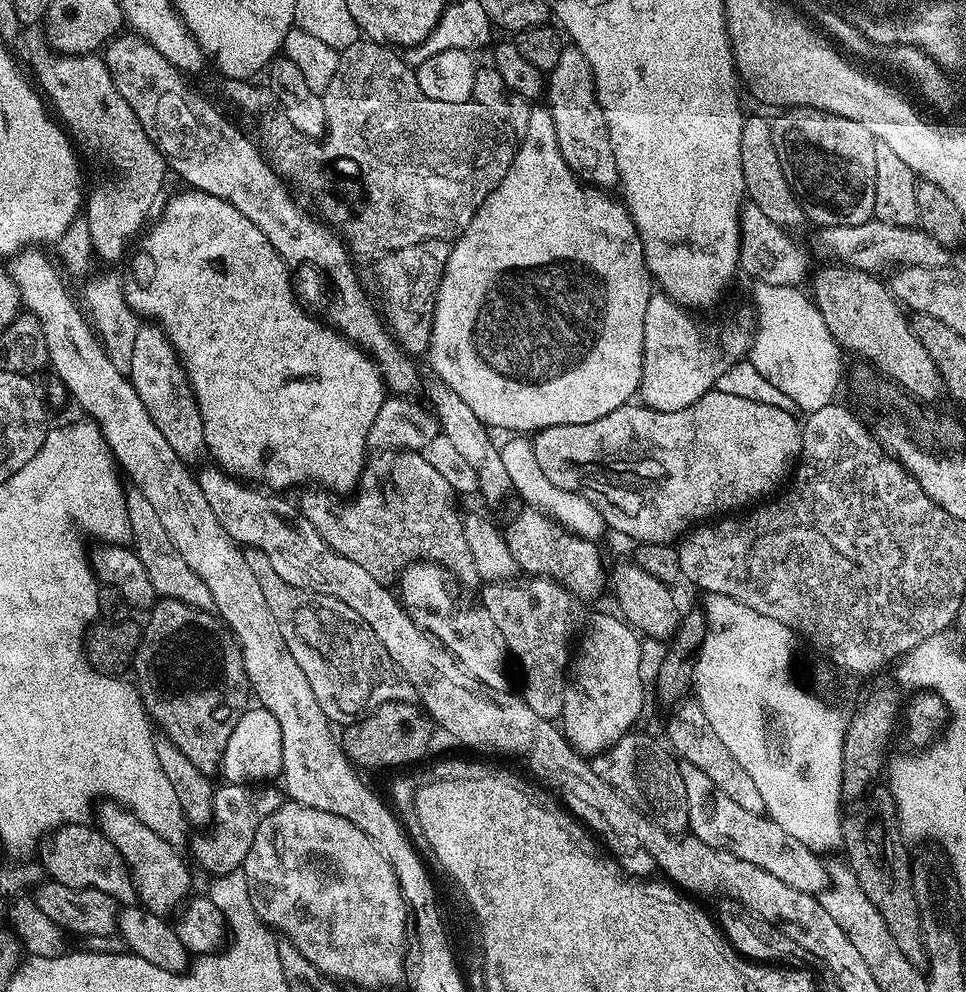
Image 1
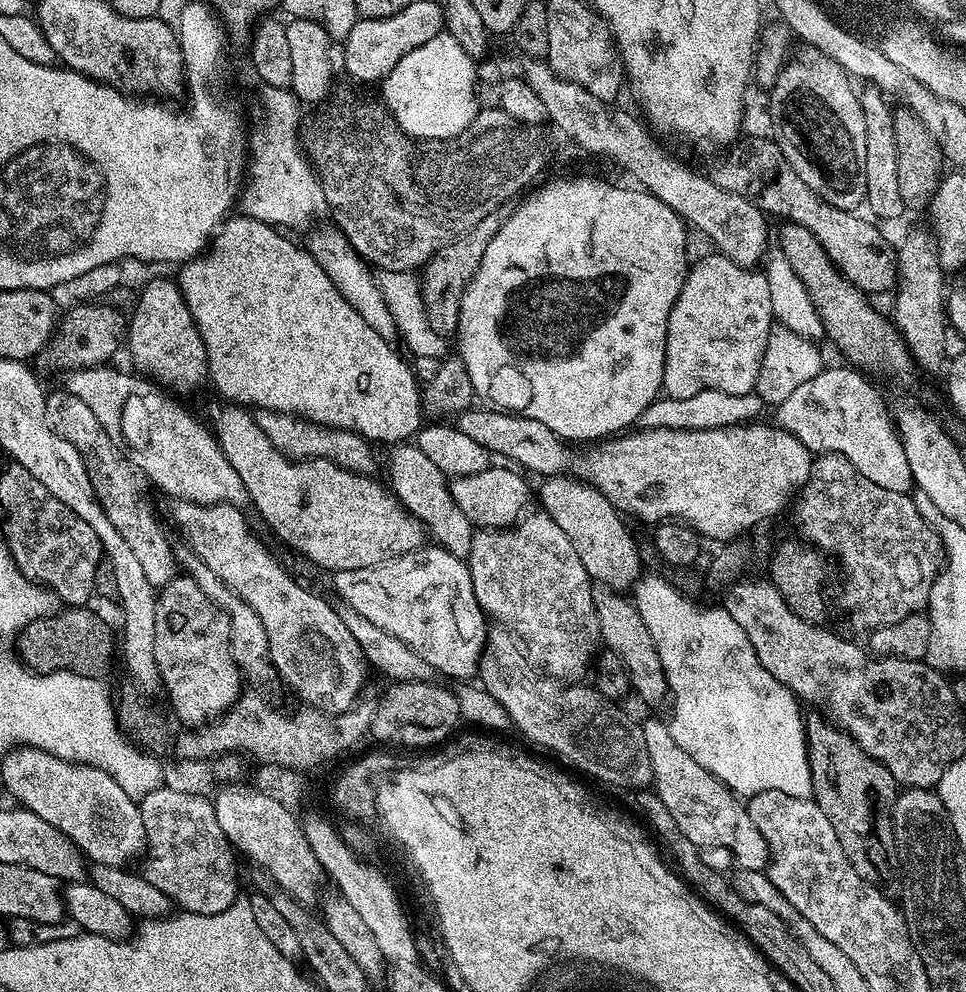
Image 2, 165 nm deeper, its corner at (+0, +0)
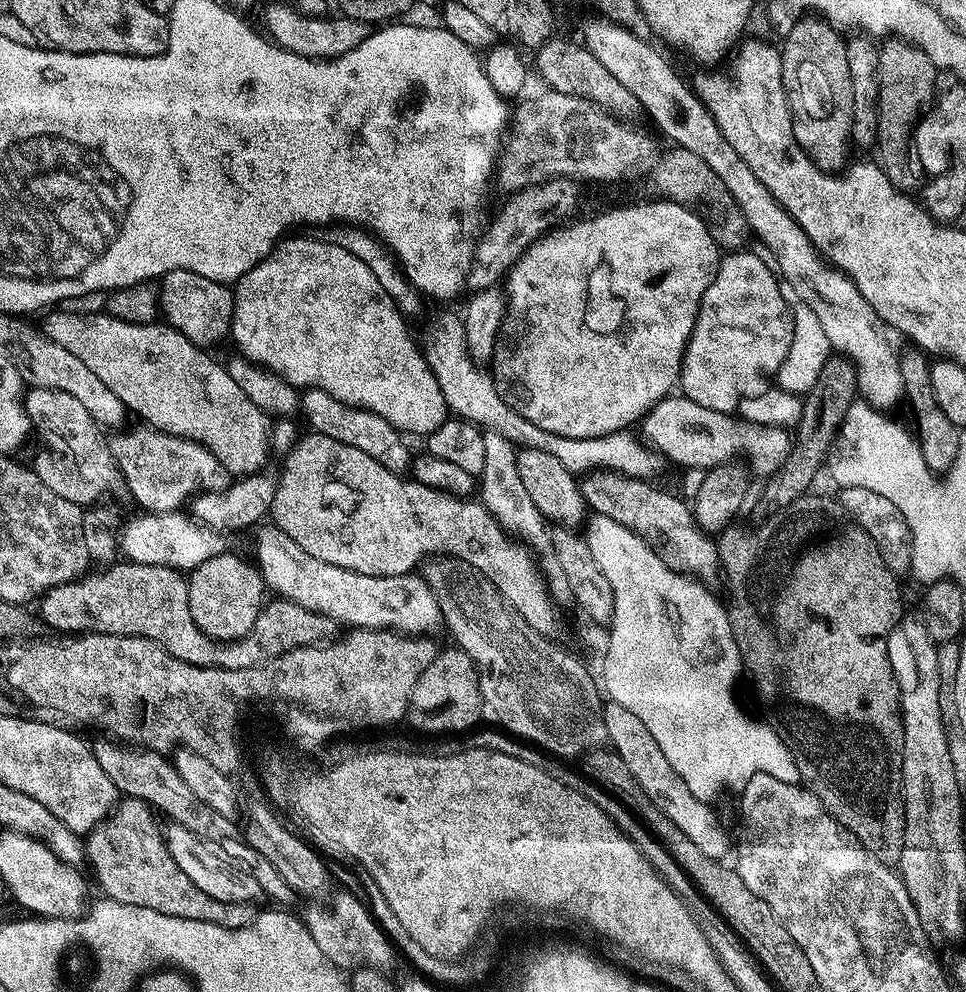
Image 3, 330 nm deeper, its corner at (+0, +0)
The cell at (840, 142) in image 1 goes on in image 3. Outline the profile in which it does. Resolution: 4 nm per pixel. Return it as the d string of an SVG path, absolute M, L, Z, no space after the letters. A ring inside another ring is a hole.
M801 18L788 36L783 37L780 61L784 97L788 99L788 109L792 115L792 133L798 146L824 172L839 173L849 163L848 148L850 149L852 144L852 95L845 37L823 18Z

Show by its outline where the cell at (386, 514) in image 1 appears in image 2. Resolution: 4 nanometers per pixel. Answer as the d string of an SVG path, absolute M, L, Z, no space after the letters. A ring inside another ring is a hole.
M260 410L255 413L258 426L278 446L280 452L292 458L311 458L321 456L332 460L338 466L348 468L351 472L375 473L376 456L372 453L373 445L356 432L345 432L342 428L328 428L305 420L302 416L291 416L288 412Z

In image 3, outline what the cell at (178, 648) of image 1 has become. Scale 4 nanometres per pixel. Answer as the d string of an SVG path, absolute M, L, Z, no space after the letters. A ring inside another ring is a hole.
M228 550L221 556L202 562L202 566L191 569L187 584L190 614L196 625L212 640L241 639L255 626L266 600L266 585L260 576L260 569L251 559L231 556Z

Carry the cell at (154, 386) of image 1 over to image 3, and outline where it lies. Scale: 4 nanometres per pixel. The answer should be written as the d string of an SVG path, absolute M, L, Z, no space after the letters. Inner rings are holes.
M174 270L159 277L160 312L163 319L174 330L186 334L190 342L208 350L211 344L227 337L232 330L232 298L233 289L227 284L219 284L210 278L202 278L202 274L194 274L190 270Z

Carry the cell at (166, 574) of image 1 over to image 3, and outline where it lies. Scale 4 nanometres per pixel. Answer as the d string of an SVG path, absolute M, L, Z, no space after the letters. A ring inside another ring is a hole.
M29 387L24 393L24 409L30 418L33 429L37 433L40 431L45 446L52 448L52 453L45 458L44 464L35 465L34 470L38 474L38 478L42 478L42 482L46 482L46 486L50 486L50 490L54 490L54 494L62 494L62 498L81 506L92 506L103 501L100 500L103 496L121 491L120 465L116 462L113 445L109 441L108 444L104 441L105 429L97 424L94 418L90 418L90 410L86 410L86 406L82 406L82 402L78 402L78 398L74 398L74 394L66 394L49 388Z

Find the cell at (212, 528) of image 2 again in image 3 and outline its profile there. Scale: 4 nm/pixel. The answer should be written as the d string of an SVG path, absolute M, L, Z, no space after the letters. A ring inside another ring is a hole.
M147 426L139 427L114 440L114 451L123 487L126 492L128 488L145 513L179 509L183 500L191 501L201 493L222 492L234 483L226 466L202 445Z

